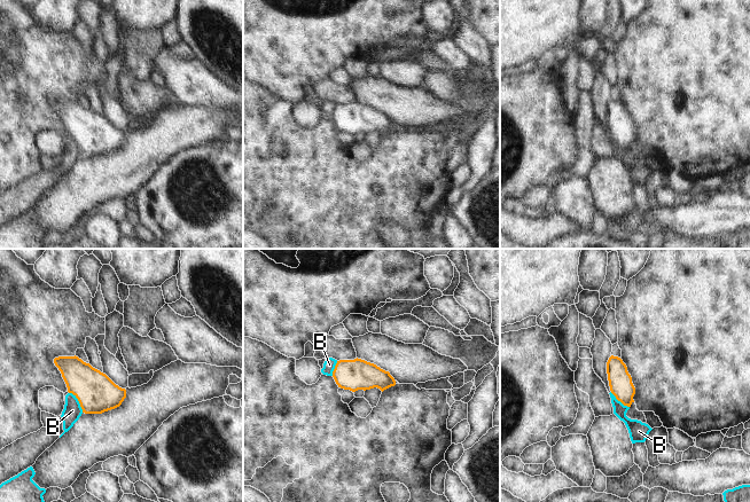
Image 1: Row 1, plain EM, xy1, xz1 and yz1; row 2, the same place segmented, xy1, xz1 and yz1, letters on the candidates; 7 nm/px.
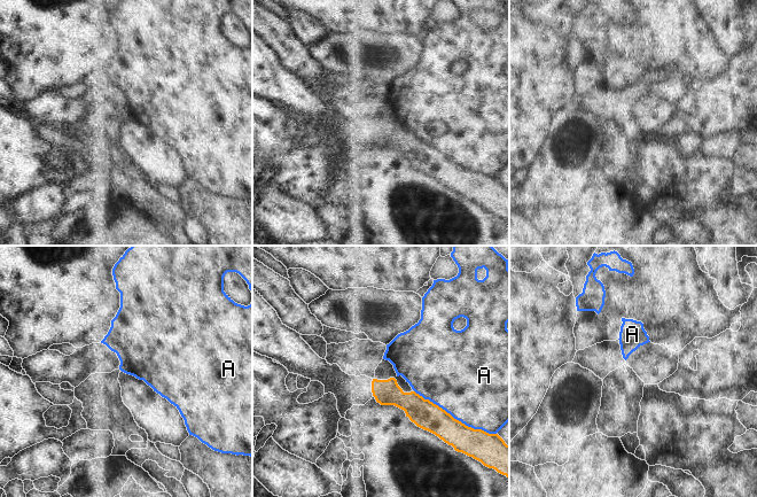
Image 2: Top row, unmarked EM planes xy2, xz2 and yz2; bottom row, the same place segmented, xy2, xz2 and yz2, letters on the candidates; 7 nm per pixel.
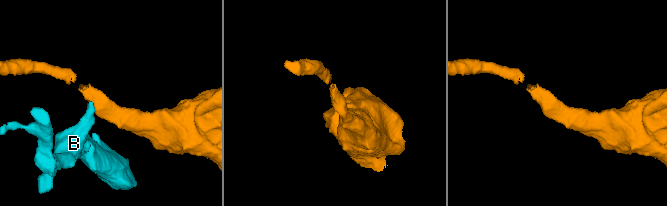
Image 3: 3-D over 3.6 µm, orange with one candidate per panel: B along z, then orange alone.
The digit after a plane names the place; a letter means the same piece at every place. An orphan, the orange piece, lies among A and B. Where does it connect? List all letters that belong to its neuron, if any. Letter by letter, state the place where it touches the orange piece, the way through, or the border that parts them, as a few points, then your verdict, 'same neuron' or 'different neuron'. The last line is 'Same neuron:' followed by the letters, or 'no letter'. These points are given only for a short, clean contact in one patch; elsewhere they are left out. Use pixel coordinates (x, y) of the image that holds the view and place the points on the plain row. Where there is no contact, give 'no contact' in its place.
A: meets orange in xz2 at (455, 162); different neuron
B: meets orange in xy1 at (78, 143); border along xy1 (69, 135), (77, 142), (83, 155); different neuron
Same neuron: no letter

